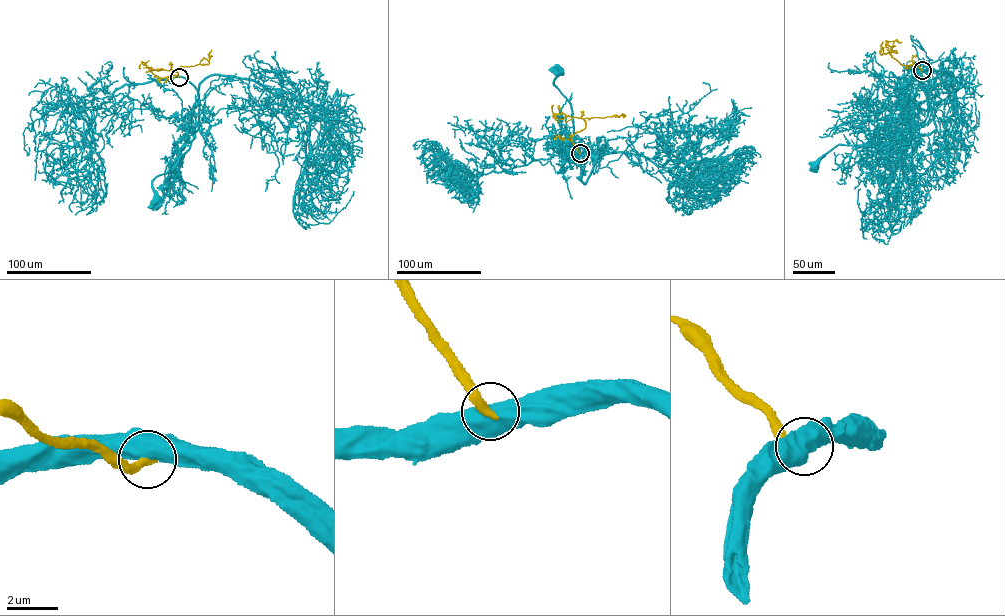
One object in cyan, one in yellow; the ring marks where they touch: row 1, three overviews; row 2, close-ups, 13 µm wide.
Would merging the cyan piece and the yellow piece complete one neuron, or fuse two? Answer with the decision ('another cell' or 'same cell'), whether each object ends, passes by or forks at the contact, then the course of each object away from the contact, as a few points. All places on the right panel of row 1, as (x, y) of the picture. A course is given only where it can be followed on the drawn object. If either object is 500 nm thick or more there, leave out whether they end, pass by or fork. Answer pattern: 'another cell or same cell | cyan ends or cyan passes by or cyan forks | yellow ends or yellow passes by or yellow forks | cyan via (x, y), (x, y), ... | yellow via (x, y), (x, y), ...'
another cell | cyan via (922, 70), (919, 77), (935, 129), (928, 134), (913, 135), (900, 143), (839, 144), (814, 165) | yellow via (922, 70), (915, 65), (902, 65), (888, 52), (881, 55), (882, 41)

